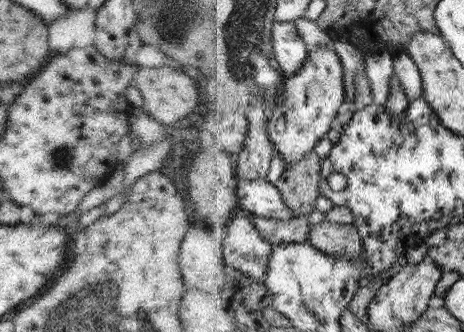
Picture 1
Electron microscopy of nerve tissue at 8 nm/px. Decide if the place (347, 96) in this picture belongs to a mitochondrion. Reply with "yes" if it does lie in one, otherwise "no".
no

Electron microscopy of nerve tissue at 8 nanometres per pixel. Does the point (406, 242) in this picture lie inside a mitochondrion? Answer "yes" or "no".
no

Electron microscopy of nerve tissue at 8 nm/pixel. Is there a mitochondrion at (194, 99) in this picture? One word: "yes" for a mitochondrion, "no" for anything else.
no

